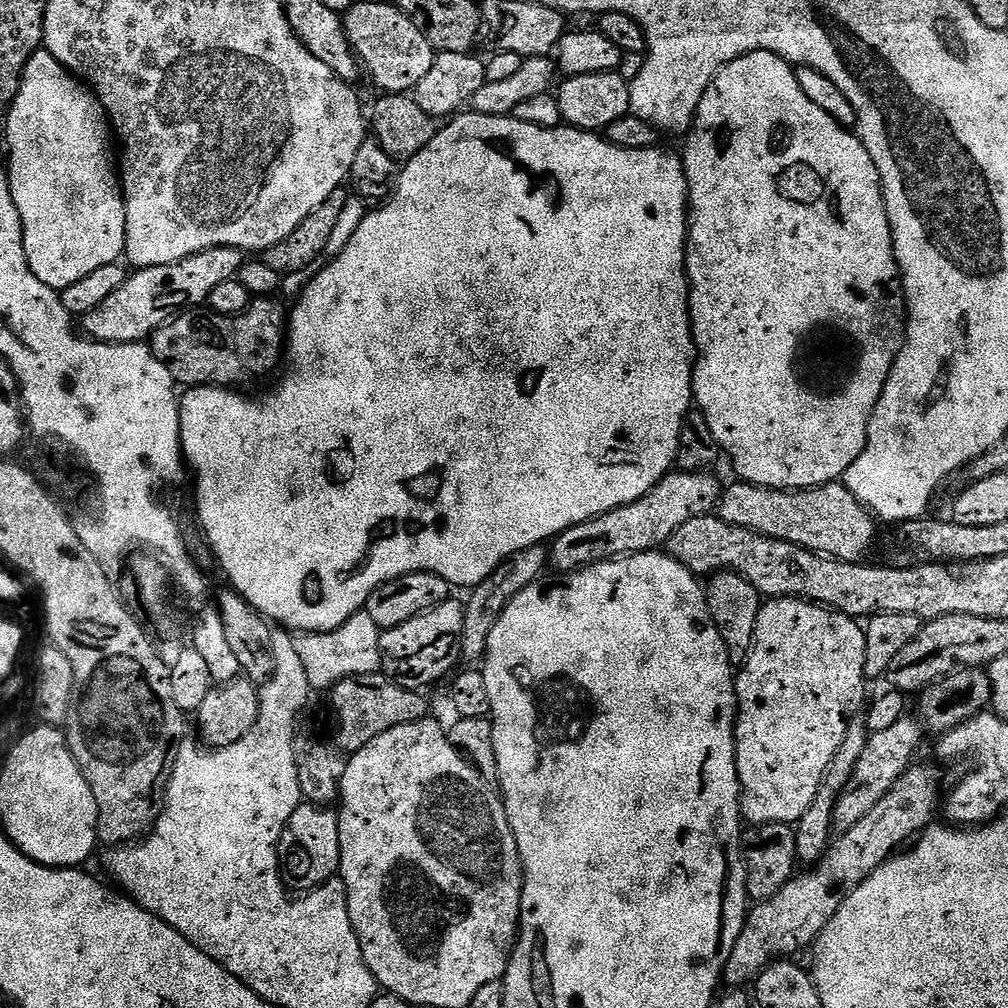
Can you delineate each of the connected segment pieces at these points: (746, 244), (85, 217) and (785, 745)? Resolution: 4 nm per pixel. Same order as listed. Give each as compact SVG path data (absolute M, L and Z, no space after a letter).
M747 52L747 54L745 54L745 55L744 55L744 56L739 56L739 58L738 58L738 59L737 59L737 60L735 60L735 61L734 61L734 62L730 62L730 63L729 63L729 64L727 64L727 65L726 65L726 66L722 66L722 70L718 70L718 71L717 71L717 72L716 72L716 76L715 76L715 77L714 77L714 79L713 79L713 80L712 80L712 81L711 81L711 82L710 82L710 86L709 86L709 87L708 87L708 89L707 89L707 90L706 90L706 94L702 94L702 102L698 102L698 110L697 110L697 111L696 111L696 118L695 118L695 120L693 120L693 121L692 121L692 127L691 127L691 129L690 129L690 131L689 131L689 132L688 132L688 133L687 133L687 136L686 136L686 139L688 139L688 145L686 145L686 146L685 146L685 148L684 148L684 152L683 152L683 151L682 151L682 159L683 159L683 162L684 162L684 173L685 173L685 174L686 174L686 178L687 178L687 179L688 179L688 206L689 206L689 209L688 209L688 243L689 243L689 245L688 245L688 247L687 247L687 249L686 249L686 271L687 271L687 273L688 273L688 286L689 286L689 289L688 289L688 312L689 312L689 313L690 313L690 315L692 315L692 340L693 340L693 341L694 341L694 343L696 343L696 358L695 358L695 361L694 361L694 367L693 367L693 369L692 369L692 394L693 394L693 397L694 397L694 404L695 404L695 407L696 407L696 408L697 408L697 409L698 409L698 410L699 410L699 412L701 412L701 414L702 414L702 415L703 415L703 416L704 416L704 417L705 417L705 418L706 418L706 426L710 426L710 431L712 431L712 433L713 433L713 434L714 434L714 438L715 438L715 439L716 439L716 441L717 441L717 442L718 442L718 446L719 446L719 447L720 447L720 449L721 449L721 450L723 450L723 451L724 451L724 452L725 452L725 453L727 453L727 455L728 455L728 452L729 452L729 454L730 454L730 455L732 455L732 468L733 468L733 470L734 470L734 471L736 471L736 472L737 472L737 474L738 474L738 475L740 475L740 476L737 476L737 477L739 477L739 479L740 479L740 480L741 480L741 481L743 481L743 483L745 483L745 484L757 484L757 485L758 485L758 486L762 486L762 487L763 487L763 488L782 488L782 489L785 489L785 490L799 490L799 489L801 489L801 488L817 488L817 487L818 487L818 486L822 486L822 485L823 485L823 484L835 484L835 483L837 483L837 481L839 481L839 480L840 480L840 479L841 479L841 477L843 477L843 474L844 474L844 472L845 472L845 471L846 471L846 470L850 470L850 466L851 466L851 465L852 465L852 463L853 463L853 462L854 462L854 461L855 461L855 460L857 460L857 459L858 459L858 458L859 458L859 457L860 457L860 455L861 455L861 454L862 454L862 450L863 450L863 449L864 449L864 447L865 447L865 446L866 446L866 434L867 434L867 433L868 433L868 423L869 423L869 422L870 422L870 418L871 418L871 417L872 417L872 415L873 415L873 414L874 414L874 406L878 406L878 398L882 398L882 390L883 390L883 389L884 389L884 387L885 387L885 386L886 386L886 378L890 378L890 370L891 370L891 369L892 369L892 367L893 367L893 366L894 366L894 362L895 362L895 361L896 361L896 359L897 359L897 358L898 358L898 354L899 354L899 353L900 353L900 351L901 351L901 350L902 350L902 346L903 346L903 345L904 345L904 338L905 338L905 335L906 335L906 305L905 305L905 302L904 302L904 286L903 286L903 284L901 284L901 283L900 283L900 281L899 281L899 279L898 279L898 269L897 269L897 266L896 266L896 257L895 257L895 256L893 256L893 254L892 254L892 231L891 231L891 230L890 230L890 222L889 222L889 221L888 221L888 211L887 211L887 210L886 210L886 206L885 206L885 205L884 205L884 187L883 187L883 186L882 186L882 185L880 185L880 175L879 175L879 174L878 174L878 166L874 166L874 158L870 158L870 150L866 150L866 146L865 146L865 145L864 145L864 144L863 144L863 142L861 142L861 140L860 140L860 137L859 137L859 136L857 136L857 135L856 135L856 133L855 133L855 131L852 131L852 130L849 130L849 129L847 129L847 128L843 128L843 127L842 127L842 126L841 126L841 125L840 125L840 124L839 124L839 123L838 123L838 122L834 122L834 118L830 118L830 114L826 114L826 113L824 113L824 111L822 111L822 109L821 109L821 108L820 108L820 107L819 107L819 106L818 106L818 105L816 105L816 103L815 103L815 102L810 102L810 98L806 98L806 94L802 94L802 90L801 90L801 88L800 88L800 87L798 87L798 78L797 78L797 77L796 77L796 68L795 68L795 67L793 67L793 65L790 65L790 64L788 64L788 63L787 63L787 62L785 62L785 61L784 61L784 59L782 59L782 58L781 58L781 57L780 57L780 56L775 56L775 55L774 55L774 54L770 54L770 53L769 53L769 52Z
M46 50L35 52L26 62L22 82L17 96L11 102L8 112L8 181L10 190L14 194L14 206L18 206L18 214L22 218L22 230L24 231L24 249L26 250L26 262L38 278L38 282L46 282L46 286L62 290L66 286L74 286L74 282L82 282L93 270L101 266L117 263L124 256L124 239L126 238L126 206L124 205L124 190L118 175L118 160L112 156L112 144L114 148L114 132L110 127L108 112L102 106L100 99L87 84L73 76L64 65L54 58Z
M781 596L761 603L756 637L752 648L748 651L748 659L744 661L736 676L736 773L740 779L740 811L749 825L758 824L791 824L795 825L810 810L810 802L814 802L814 794L818 794L818 786L822 786L822 778L834 758L838 754L838 746L842 746L842 738L850 726L850 722L865 707L864 671L869 671L866 662L866 638L864 628L859 619L847 616L844 612L835 611L822 604L814 604L811 600L802 600L791 596Z

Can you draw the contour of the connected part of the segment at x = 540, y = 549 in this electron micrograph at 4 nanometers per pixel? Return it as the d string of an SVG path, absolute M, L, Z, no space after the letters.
M535 544L526 550L518 550L510 559L499 564L481 584L477 584L471 589L469 600L464 604L464 621L462 622L462 638L460 639L460 651L463 659L479 661L483 657L485 650L488 649L488 639L490 630L498 622L501 612L526 586L537 583L540 576L550 564L550 552L544 544Z

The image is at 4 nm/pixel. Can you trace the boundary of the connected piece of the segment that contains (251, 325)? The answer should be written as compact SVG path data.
M256 298L249 303L245 312L237 316L217 316L208 310L189 310L156 329L150 337L152 352L170 370L172 379L180 386L211 386L232 388L244 386L282 364L286 352L289 309L283 308L276 298Z

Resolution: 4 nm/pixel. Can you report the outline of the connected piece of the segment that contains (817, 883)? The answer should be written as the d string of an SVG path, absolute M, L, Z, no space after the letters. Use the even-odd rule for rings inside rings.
M919 764L908 768L906 774L890 786L890 794L886 794L886 798L882 798L862 822L839 833L829 843L824 855L804 870L808 872L793 875L774 898L759 901L745 915L738 942L734 942L734 950L730 950L730 958L722 973L723 983L728 984L729 989L743 989L755 982L769 964L781 957L791 957L791 952L811 949L844 899L858 890L872 872L877 872L878 866L889 863L897 850L903 849L933 823L932 815L935 812L937 815L942 800L940 784L936 781L934 769Z

